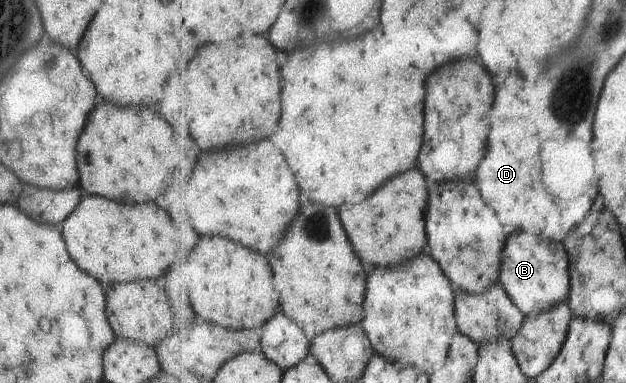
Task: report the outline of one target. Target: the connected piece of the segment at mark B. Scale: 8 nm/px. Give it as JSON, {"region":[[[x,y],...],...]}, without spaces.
{"region":[[[526,232],[510,234],[507,239],[507,249],[501,266],[500,283],[507,291],[508,297],[524,312],[527,318],[550,312],[556,306],[566,302],[571,295],[571,270],[567,249],[564,244],[547,242],[540,236]]]}

